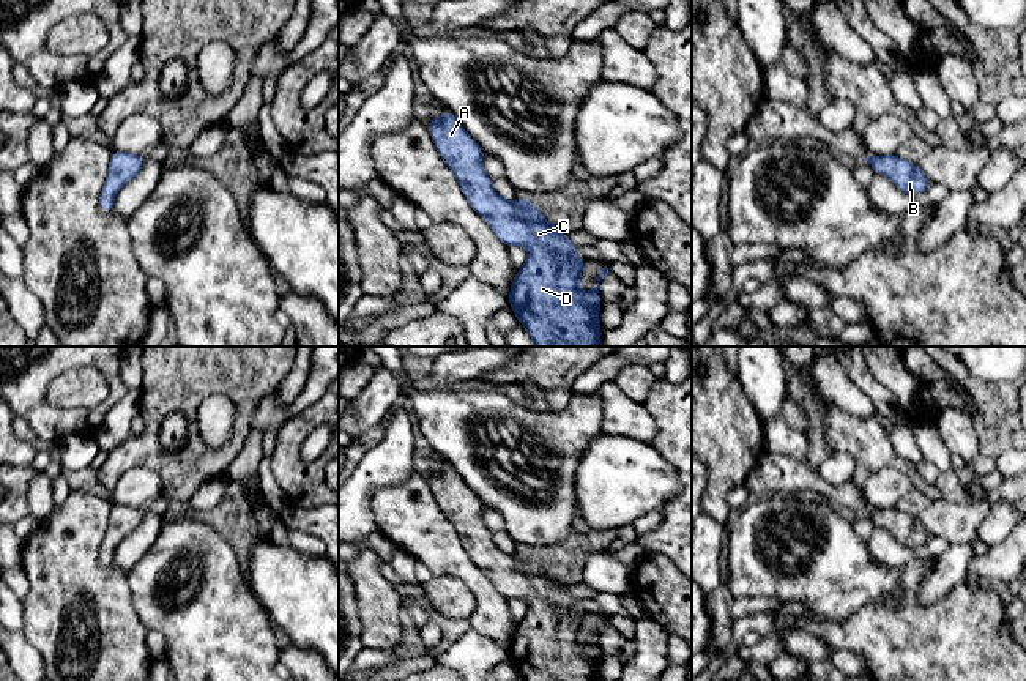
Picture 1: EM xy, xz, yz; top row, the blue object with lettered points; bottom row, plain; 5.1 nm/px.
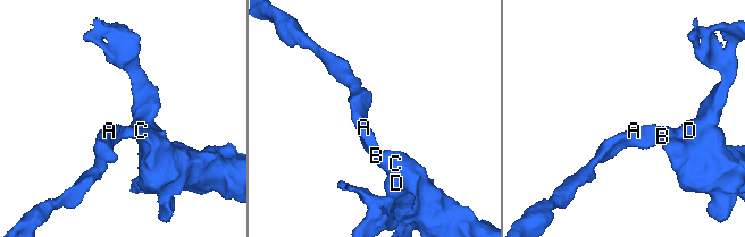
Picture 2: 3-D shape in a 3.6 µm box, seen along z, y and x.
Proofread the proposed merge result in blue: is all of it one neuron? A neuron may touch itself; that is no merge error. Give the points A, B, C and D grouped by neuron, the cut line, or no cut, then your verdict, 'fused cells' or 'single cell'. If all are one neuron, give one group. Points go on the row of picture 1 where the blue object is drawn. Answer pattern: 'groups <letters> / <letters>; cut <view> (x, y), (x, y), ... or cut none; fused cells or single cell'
groups A B C D; cut none; single cell

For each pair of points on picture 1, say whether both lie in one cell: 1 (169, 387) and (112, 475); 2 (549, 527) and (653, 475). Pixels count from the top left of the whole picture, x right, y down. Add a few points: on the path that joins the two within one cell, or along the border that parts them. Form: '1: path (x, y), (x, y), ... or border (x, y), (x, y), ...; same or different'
1: path (153, 409), (152, 432), (131, 453); same
2: border (574, 475), (579, 514); different

